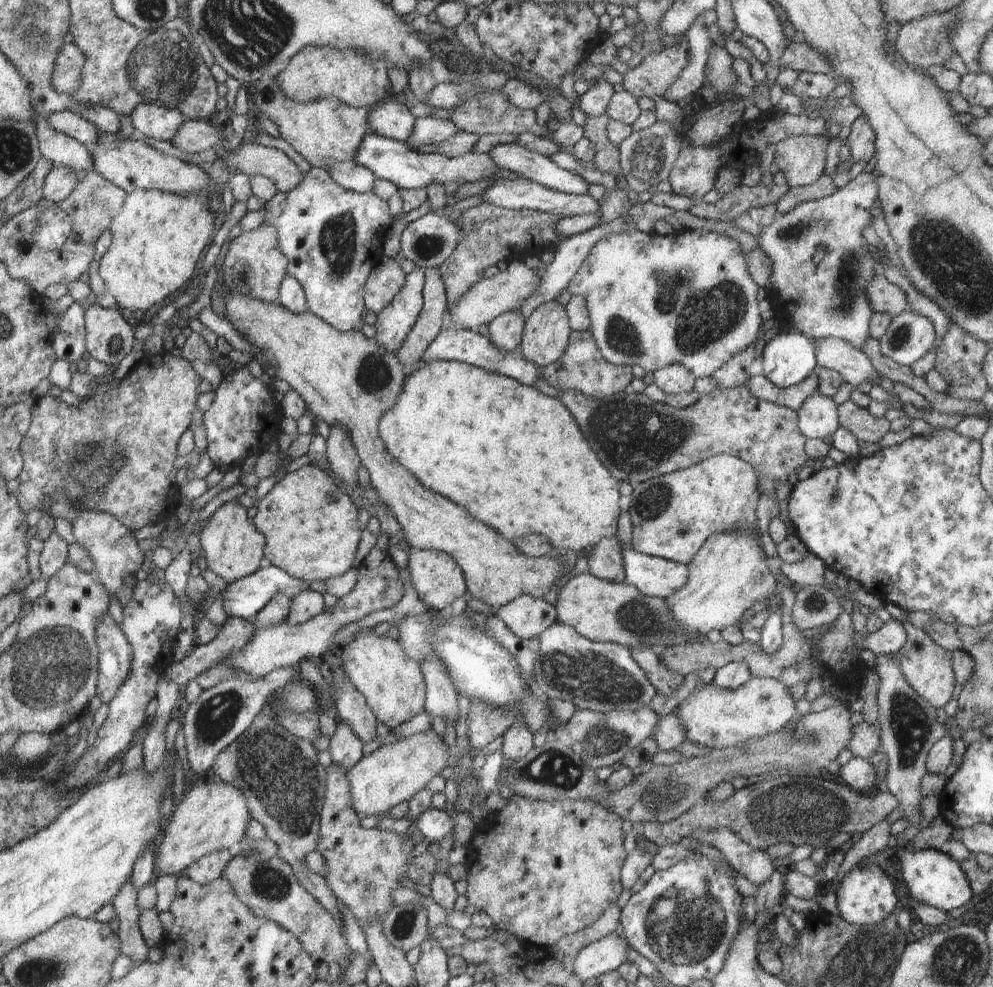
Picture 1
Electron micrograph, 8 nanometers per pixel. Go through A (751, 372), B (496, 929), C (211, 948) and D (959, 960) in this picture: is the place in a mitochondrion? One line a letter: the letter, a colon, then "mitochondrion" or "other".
A: other
B: other
C: mitochondrion
D: mitochondrion

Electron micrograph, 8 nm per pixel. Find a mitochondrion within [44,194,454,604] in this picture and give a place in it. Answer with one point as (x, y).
(89, 474)

